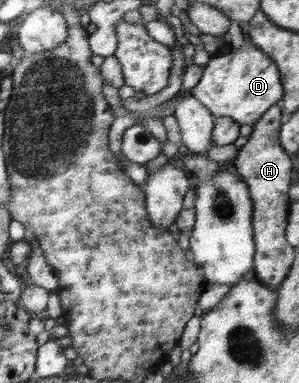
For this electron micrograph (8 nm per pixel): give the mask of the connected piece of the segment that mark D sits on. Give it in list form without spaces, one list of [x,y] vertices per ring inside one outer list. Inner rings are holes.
[[[246,41],[240,48],[224,48],[209,63],[195,88],[193,97],[203,102],[212,113],[225,115],[238,123],[253,125],[283,96],[283,74],[269,54],[261,51],[253,42]]]

